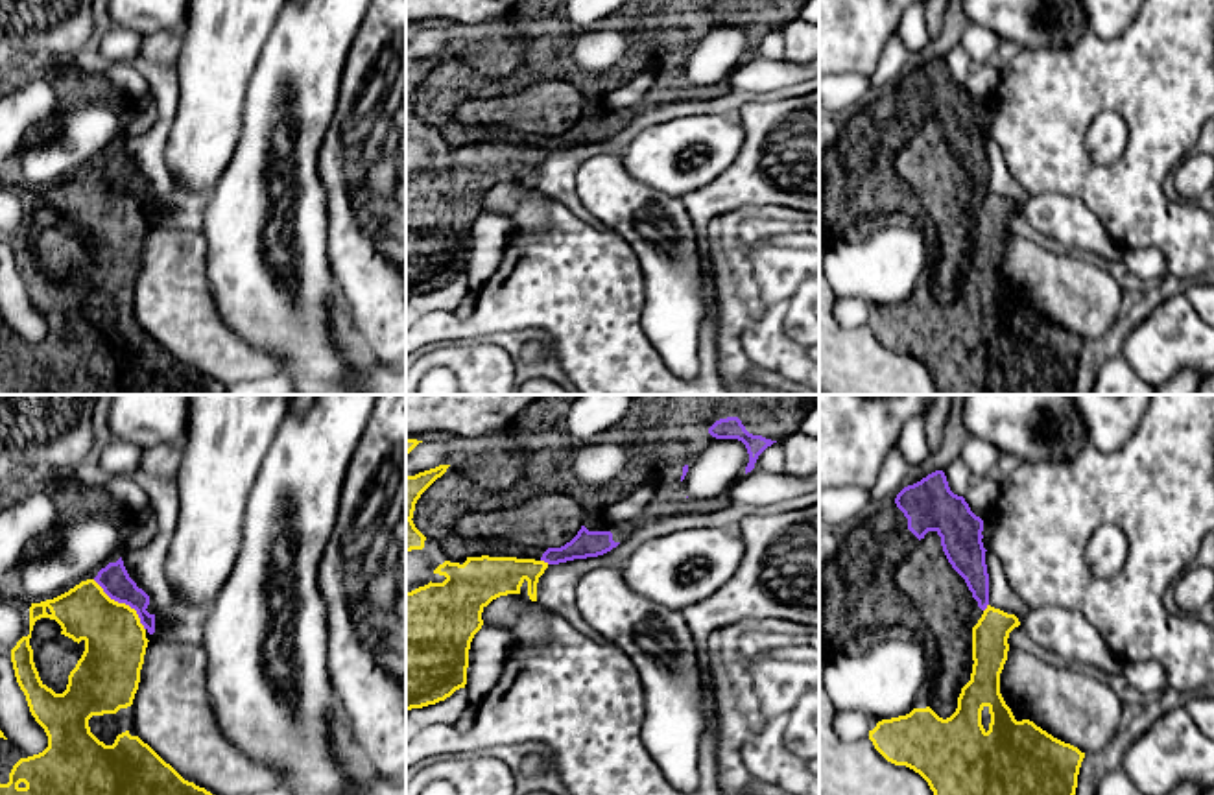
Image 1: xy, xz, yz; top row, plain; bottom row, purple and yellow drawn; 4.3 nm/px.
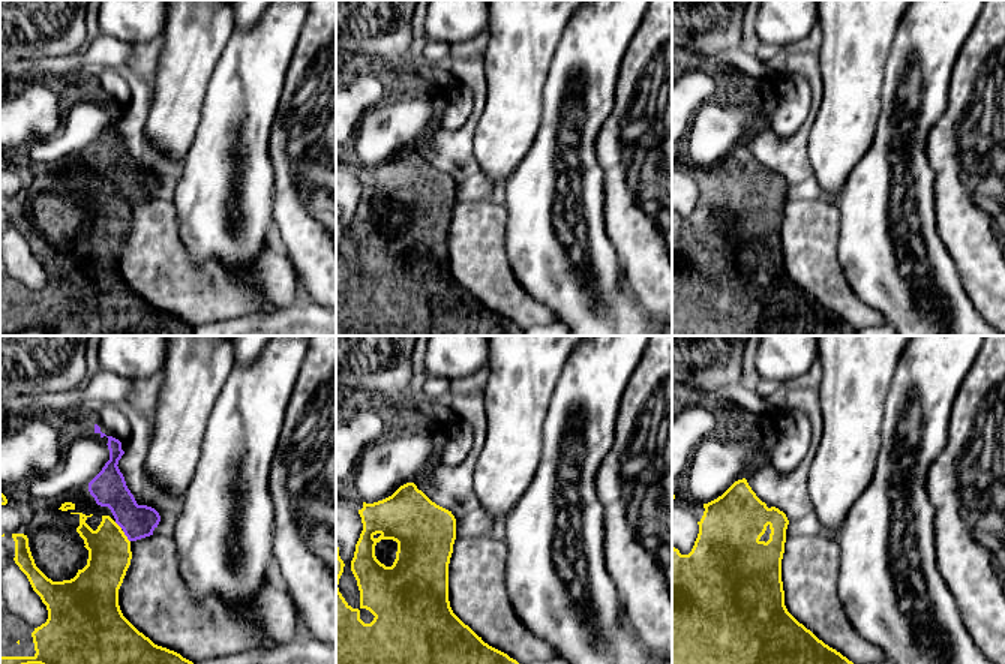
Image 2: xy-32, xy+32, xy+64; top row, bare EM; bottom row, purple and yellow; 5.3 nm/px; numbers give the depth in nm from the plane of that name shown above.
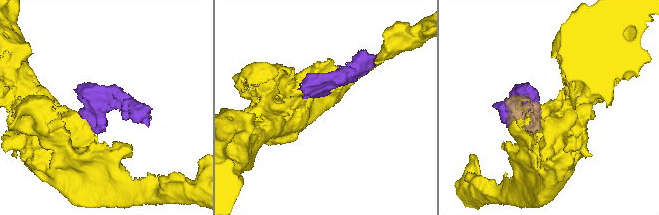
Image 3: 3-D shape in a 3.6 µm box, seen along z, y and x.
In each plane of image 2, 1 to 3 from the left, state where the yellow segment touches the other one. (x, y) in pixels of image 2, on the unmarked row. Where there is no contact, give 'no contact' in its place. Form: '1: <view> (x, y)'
1: xy-32 (126, 200)
2: no contact
3: no contact

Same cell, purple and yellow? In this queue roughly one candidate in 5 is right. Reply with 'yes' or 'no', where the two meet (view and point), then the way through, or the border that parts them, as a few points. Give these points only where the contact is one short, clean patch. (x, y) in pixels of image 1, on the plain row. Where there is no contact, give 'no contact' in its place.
no; contact xy (124, 189); border xy (93, 166), (111, 185), (128, 190), (144, 216)

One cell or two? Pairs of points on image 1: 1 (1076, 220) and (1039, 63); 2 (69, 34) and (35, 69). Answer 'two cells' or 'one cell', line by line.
1: two cells
2: two cells

